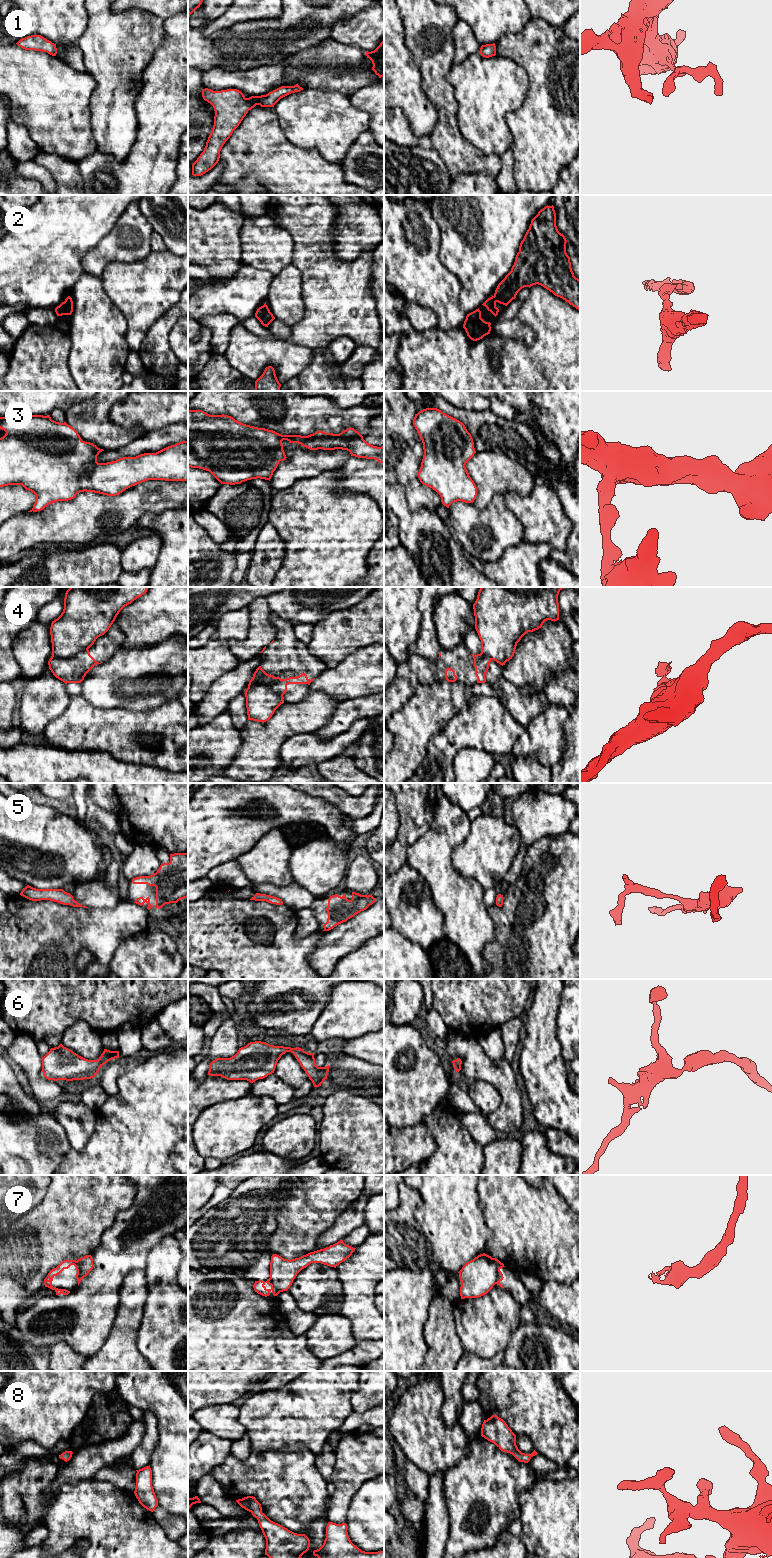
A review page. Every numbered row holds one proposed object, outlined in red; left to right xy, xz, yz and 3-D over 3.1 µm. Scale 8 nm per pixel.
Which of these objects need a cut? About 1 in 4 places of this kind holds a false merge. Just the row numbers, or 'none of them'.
4, 7

